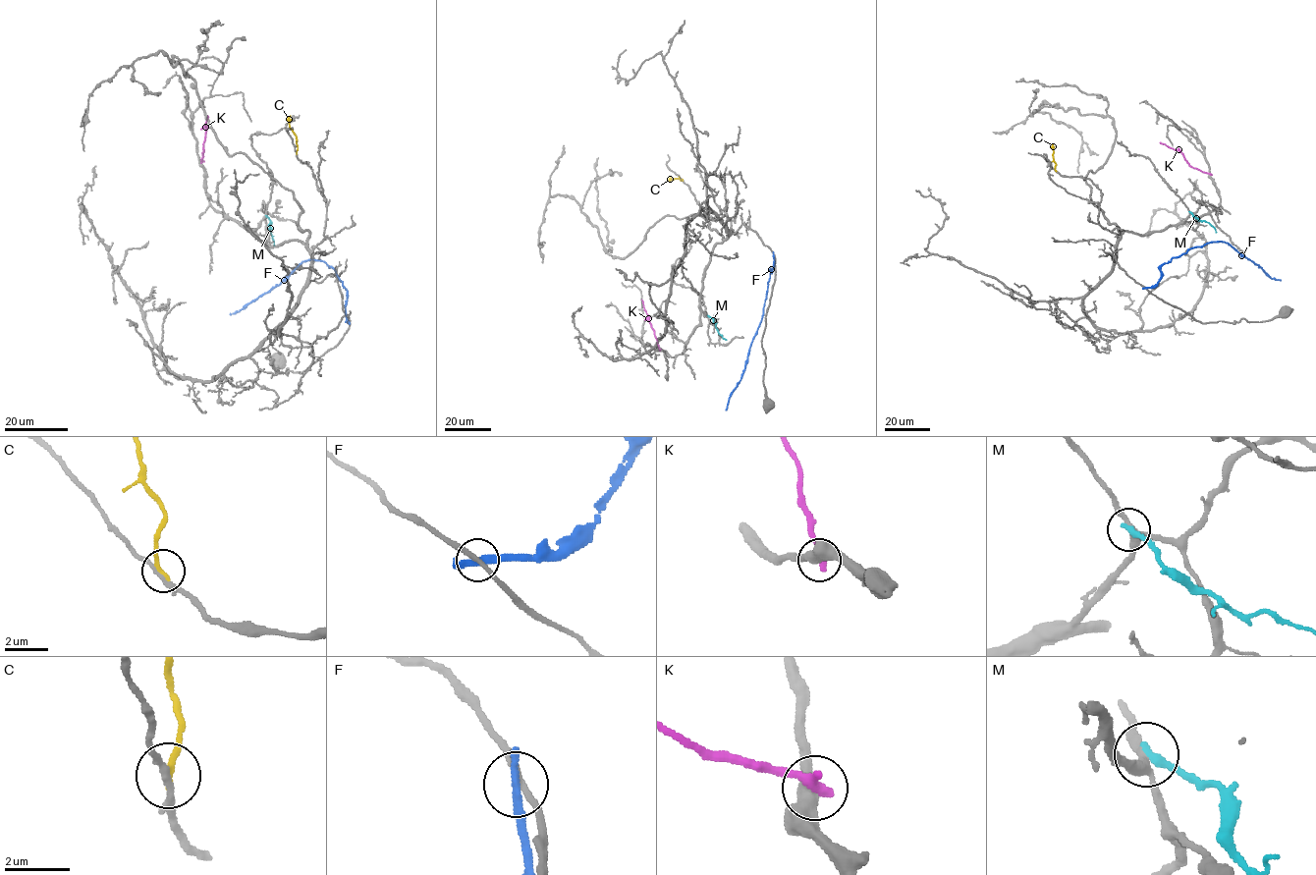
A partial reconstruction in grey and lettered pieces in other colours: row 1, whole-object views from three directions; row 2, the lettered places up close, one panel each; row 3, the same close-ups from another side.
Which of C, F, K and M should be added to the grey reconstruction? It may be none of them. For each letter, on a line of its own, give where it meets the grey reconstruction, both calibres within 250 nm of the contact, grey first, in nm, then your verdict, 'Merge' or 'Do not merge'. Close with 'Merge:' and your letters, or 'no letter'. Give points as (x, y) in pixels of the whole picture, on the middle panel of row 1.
C: Touches grey at (683, 180). Thickness 200 nm (grey) against 220 nm. Merge
F: Touches grey at (773, 254). Thickness 200 nm (grey) against 340 nm. Do not merge
K: Touches grey at (659, 350). Thickness 480 nm (grey) against 400 nm. Do not merge
M: Touches grey at (707, 315). Thickness 280 nm (grey) against 280 nm. Do not merge
Merge: C

